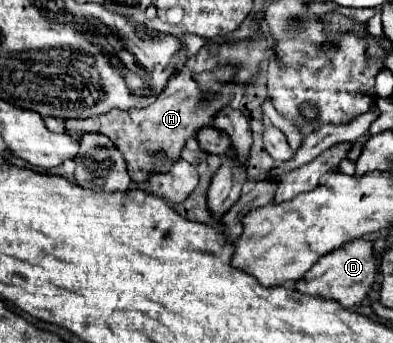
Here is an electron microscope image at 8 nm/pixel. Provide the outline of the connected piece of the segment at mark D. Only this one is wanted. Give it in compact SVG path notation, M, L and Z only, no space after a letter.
M352 240L344 244L342 248L334 250L332 254L326 254L320 258L304 278L300 278L294 288L300 290L306 296L316 296L316 298L326 298L326 300L336 300L344 308L354 308L360 304L366 294L370 292L376 276L376 256L372 254L372 240Z

